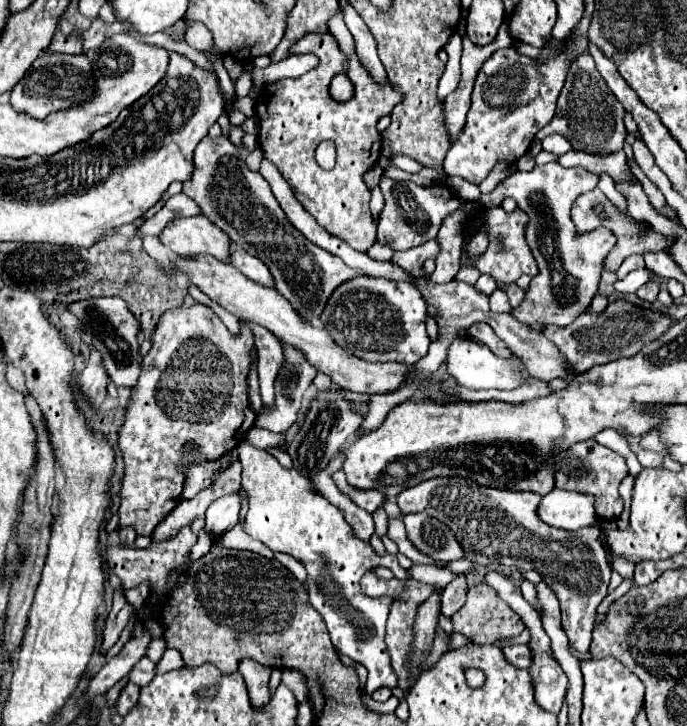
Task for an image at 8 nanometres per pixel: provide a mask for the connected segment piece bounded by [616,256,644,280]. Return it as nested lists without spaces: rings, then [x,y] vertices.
[[[630,256],[630,258],[626,258],[626,260],[622,262],[622,266],[618,268],[616,276],[622,280],[622,278],[624,278],[628,272],[638,270],[638,268],[644,268],[644,258],[642,258],[642,256]]]

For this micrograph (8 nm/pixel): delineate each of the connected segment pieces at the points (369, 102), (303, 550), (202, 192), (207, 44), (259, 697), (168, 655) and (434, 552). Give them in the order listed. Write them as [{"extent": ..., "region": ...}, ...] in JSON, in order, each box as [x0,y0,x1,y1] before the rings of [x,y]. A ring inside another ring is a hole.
[{"extent":[256,32,404,252],"region":[[[310,32],[310,34],[302,36],[302,40],[290,48],[290,54],[316,54],[320,64],[296,80],[286,78],[286,80],[276,80],[276,82],[264,86],[264,108],[262,108],[262,96],[256,102],[256,114],[258,114],[258,122],[260,122],[258,142],[262,146],[264,156],[278,166],[280,174],[290,184],[290,188],[296,194],[306,196],[306,198],[298,198],[298,202],[306,208],[306,212],[310,212],[314,216],[314,220],[326,232],[330,232],[332,236],[338,236],[340,240],[350,244],[354,250],[366,252],[376,242],[376,224],[374,224],[374,218],[368,208],[370,190],[362,178],[370,168],[376,166],[376,162],[380,158],[382,138],[376,129],[378,120],[382,116],[390,114],[392,108],[404,100],[404,94],[398,86],[394,86],[390,82],[386,82],[386,84],[376,82],[370,76],[370,72],[362,66],[362,62],[358,60],[356,54],[346,56],[340,50],[338,40],[330,32],[326,32],[326,34]],[[338,74],[346,74],[352,80],[354,90],[356,90],[354,98],[344,104],[334,104],[334,100],[328,94],[328,80],[332,80]],[[322,140],[332,140],[336,144],[336,166],[332,170],[322,170],[314,158],[314,152]]]},{"extent":[236,440,410,694],"region":[[[242,440],[236,450],[242,464],[242,488],[246,490],[250,502],[244,530],[272,552],[284,552],[302,562],[308,572],[304,586],[310,596],[310,604],[328,626],[334,648],[368,670],[364,690],[372,694],[382,686],[390,690],[396,688],[398,676],[392,670],[384,642],[392,598],[366,596],[360,590],[360,578],[366,570],[370,570],[370,566],[390,568],[402,582],[406,582],[410,574],[400,568],[396,556],[376,554],[370,542],[356,538],[350,524],[344,520],[344,512],[330,504],[324,496],[316,494],[310,480],[298,474],[298,470],[282,468],[274,456],[252,446],[248,440]]]},{"extent":[184,136,364,322],"region":[[[210,136],[202,138],[194,152],[194,174],[184,182],[184,194],[190,196],[202,208],[206,218],[226,232],[234,244],[256,254],[256,258],[270,268],[274,288],[306,322],[322,314],[328,298],[340,284],[364,274],[362,270],[348,268],[338,256],[306,240],[288,222],[280,204],[272,196],[268,182],[258,172],[248,170],[240,148],[226,136],[218,136],[216,140]]]},{"extent":[182,18,222,58],"region":[[[182,18],[184,24],[186,24],[186,42],[200,50],[200,52],[212,52],[216,54],[218,58],[222,58],[220,50],[214,46],[214,40],[212,40],[212,34],[206,30],[206,26],[198,20],[188,20],[188,18]]]},{"extent":[238,660,271,710],"region":[[[242,660],[238,672],[244,676],[246,686],[248,686],[248,698],[250,698],[250,706],[254,710],[262,710],[269,702],[270,688],[269,681],[271,668],[266,668],[258,662],[252,660]]]},{"extent":[156,650,184,674],"region":[[[166,650],[162,660],[156,664],[156,674],[164,674],[164,672],[170,672],[170,670],[178,670],[178,668],[184,668],[184,660],[180,656],[178,650]]]},{"extent":[404,512,466,562],"region":[[[420,512],[420,514],[406,514],[404,524],[410,542],[424,554],[446,562],[460,560],[466,556],[454,532],[444,522],[438,522],[436,518]]]}]

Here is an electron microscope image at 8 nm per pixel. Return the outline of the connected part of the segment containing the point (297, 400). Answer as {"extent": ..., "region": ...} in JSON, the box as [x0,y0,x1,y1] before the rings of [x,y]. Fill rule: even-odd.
{"extent":[254,344,316,432],"region":[[[282,344],[282,350],[284,350],[284,362],[282,362],[282,368],[280,368],[276,384],[274,384],[274,390],[276,390],[274,408],[260,408],[256,424],[254,424],[258,428],[266,428],[266,430],[272,430],[272,432],[286,432],[296,422],[298,412],[302,408],[304,392],[308,390],[308,386],[312,384],[312,380],[316,376],[316,368],[306,360],[306,356],[298,348]]]}

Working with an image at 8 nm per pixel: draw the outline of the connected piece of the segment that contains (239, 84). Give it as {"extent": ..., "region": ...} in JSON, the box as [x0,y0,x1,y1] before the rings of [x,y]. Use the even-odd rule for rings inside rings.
{"extent":[234,64,252,97],"region":[[[248,64],[244,66],[244,70],[242,70],[242,74],[238,76],[238,80],[234,82],[234,88],[236,88],[236,95],[238,97],[246,97],[250,88],[252,88],[252,80],[248,78],[248,72],[246,72],[246,68],[248,68]]]}

